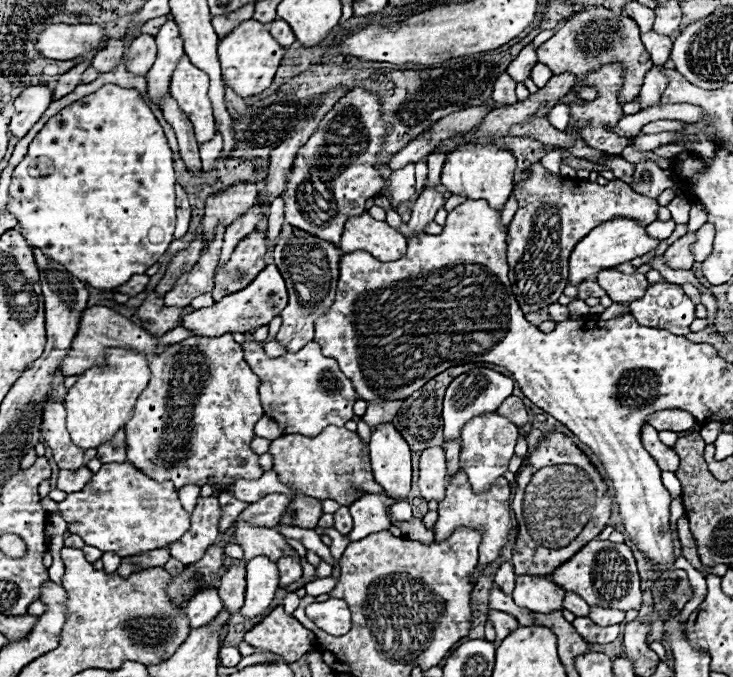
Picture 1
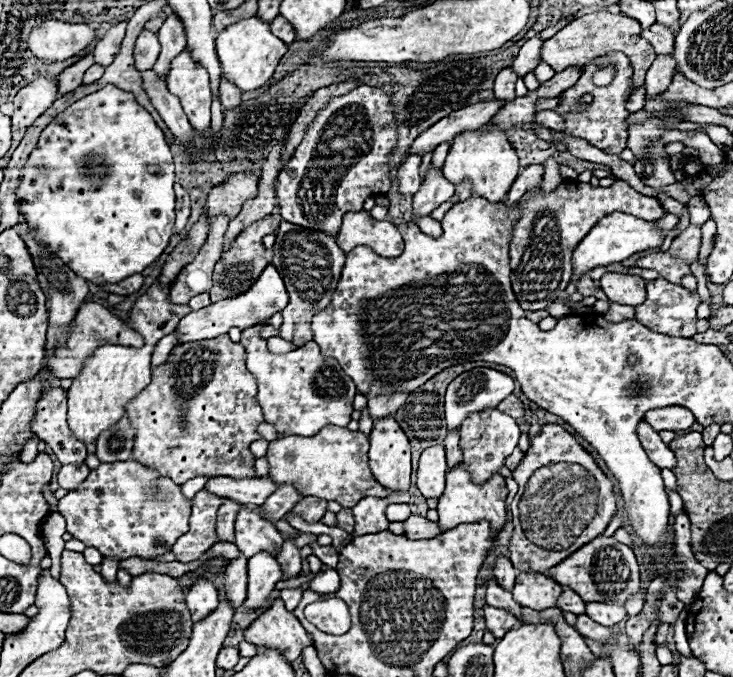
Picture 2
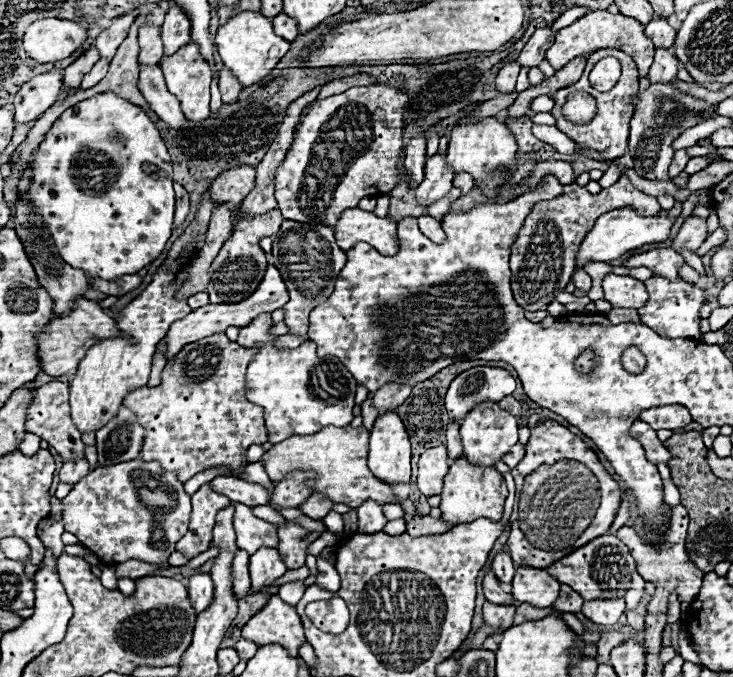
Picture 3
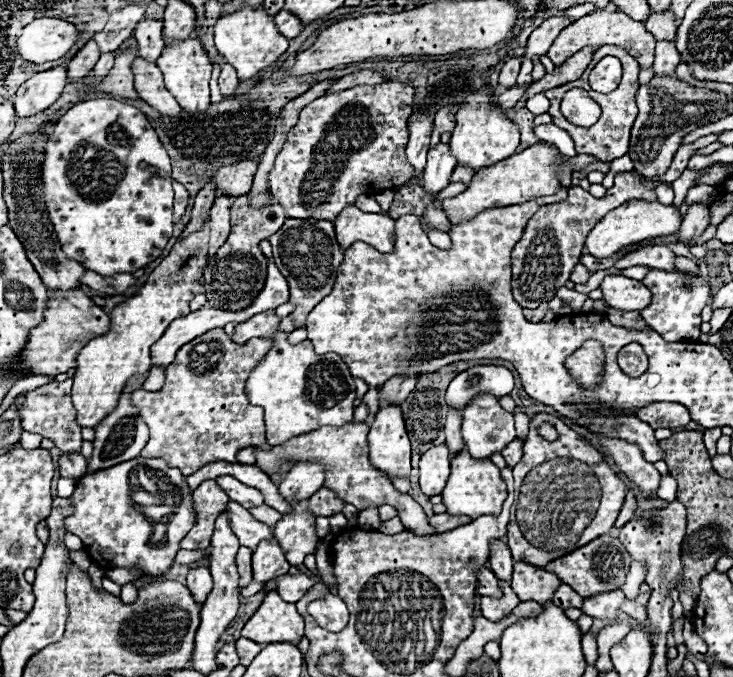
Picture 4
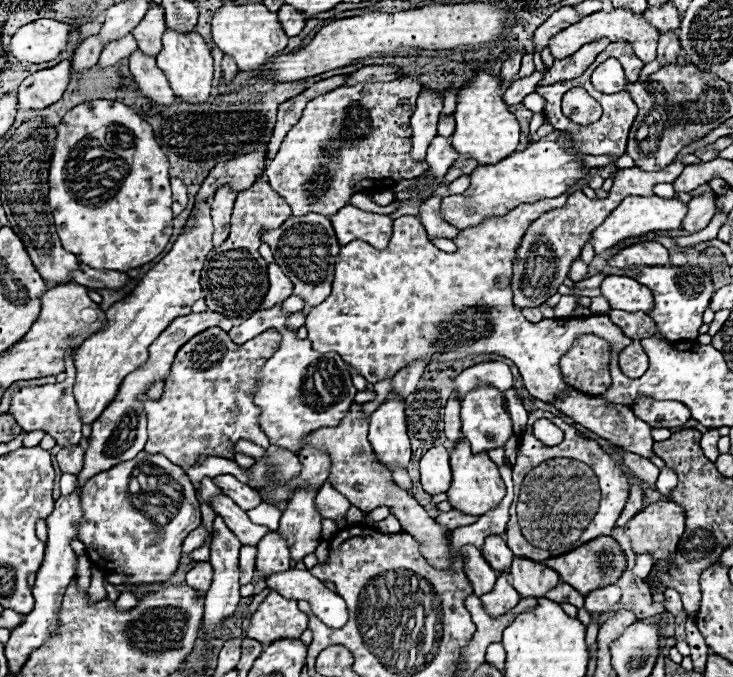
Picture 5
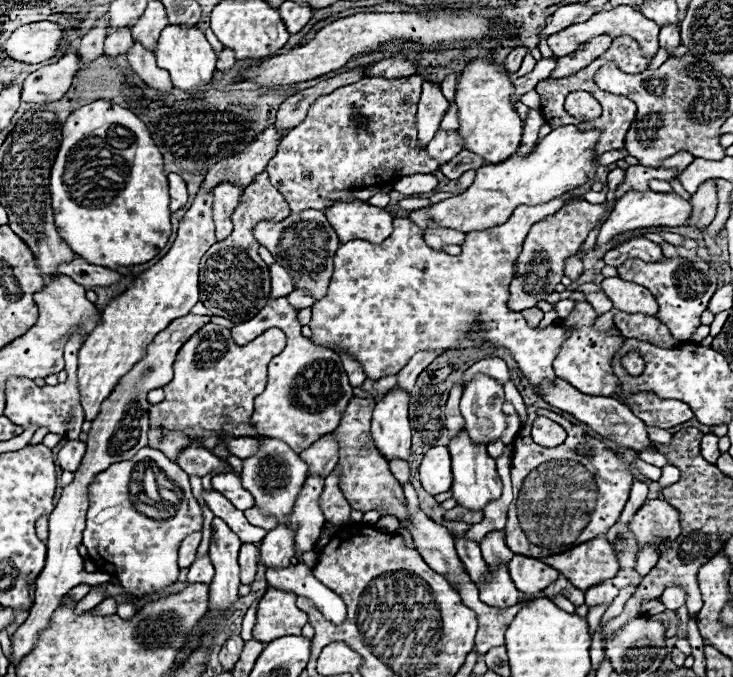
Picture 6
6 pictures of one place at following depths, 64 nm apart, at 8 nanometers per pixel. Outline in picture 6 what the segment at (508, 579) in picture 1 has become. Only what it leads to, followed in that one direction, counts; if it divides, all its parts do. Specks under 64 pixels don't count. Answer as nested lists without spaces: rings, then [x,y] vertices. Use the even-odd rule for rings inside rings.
[[[502,530],[488,532],[486,538],[480,542],[480,548],[482,548],[482,556],[484,556],[486,564],[490,564],[490,566],[500,564],[500,562],[508,562],[508,558],[512,558],[512,552],[506,546]]]

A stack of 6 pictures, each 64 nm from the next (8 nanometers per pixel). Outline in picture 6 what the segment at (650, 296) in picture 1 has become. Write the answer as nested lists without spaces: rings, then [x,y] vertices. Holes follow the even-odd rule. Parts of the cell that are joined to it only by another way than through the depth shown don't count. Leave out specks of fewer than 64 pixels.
[[[640,258],[626,260],[624,266],[618,266],[618,276],[628,282],[636,282],[650,290],[654,298],[658,300],[658,314],[668,330],[674,334],[676,340],[690,340],[694,330],[700,326],[700,314],[706,310],[712,294],[716,292],[716,270],[710,262],[704,262],[702,258],[662,258],[658,262],[644,262]]]

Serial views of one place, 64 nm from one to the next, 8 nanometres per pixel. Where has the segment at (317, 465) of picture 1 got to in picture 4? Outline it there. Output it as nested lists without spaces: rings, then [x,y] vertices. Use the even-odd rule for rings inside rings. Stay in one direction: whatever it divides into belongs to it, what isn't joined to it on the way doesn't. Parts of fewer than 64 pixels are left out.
[[[346,422],[344,426],[336,428],[336,426],[322,426],[314,432],[308,432],[304,436],[296,436],[290,442],[282,444],[282,446],[274,446],[272,450],[262,450],[256,448],[256,466],[262,468],[268,474],[276,474],[278,466],[282,460],[290,460],[290,462],[320,462],[326,466],[326,480],[324,486],[334,490],[338,494],[338,498],[342,498],[348,504],[354,504],[358,510],[366,510],[370,506],[382,506],[382,504],[390,504],[396,508],[398,518],[402,520],[404,528],[418,534],[418,536],[434,536],[438,534],[430,524],[428,518],[422,510],[422,506],[410,496],[410,494],[402,494],[398,492],[392,482],[390,476],[376,470],[370,464],[370,456],[368,456],[368,424],[366,422]]]

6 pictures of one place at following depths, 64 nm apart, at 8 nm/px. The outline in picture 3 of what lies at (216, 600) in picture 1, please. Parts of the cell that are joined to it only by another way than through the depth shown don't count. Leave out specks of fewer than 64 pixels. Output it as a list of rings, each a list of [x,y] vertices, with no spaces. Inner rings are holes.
[[[204,572],[192,574],[190,584],[188,584],[188,596],[190,596],[190,602],[196,608],[196,612],[206,610],[208,604],[212,602],[212,578],[210,578],[210,574],[204,574]]]

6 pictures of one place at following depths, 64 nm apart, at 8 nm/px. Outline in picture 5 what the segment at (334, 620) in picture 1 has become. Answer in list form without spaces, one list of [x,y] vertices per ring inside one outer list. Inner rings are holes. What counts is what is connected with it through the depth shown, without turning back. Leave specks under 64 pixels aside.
[[[288,568],[284,572],[270,574],[266,582],[268,588],[284,594],[286,598],[308,600],[314,614],[328,626],[340,628],[348,620],[346,602],[336,592],[328,590],[324,582],[314,578],[306,568]]]

